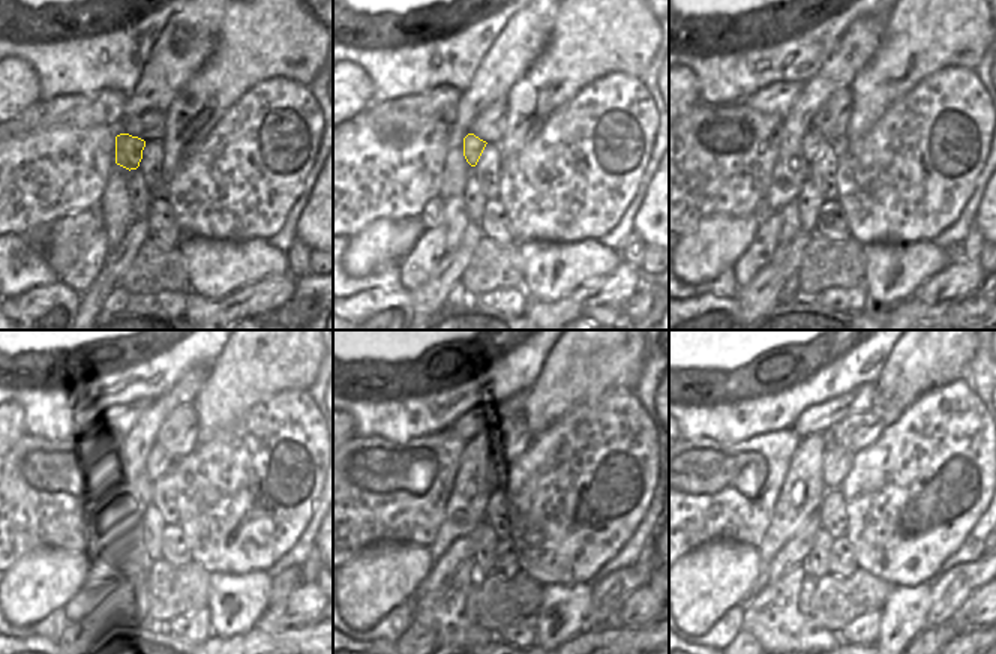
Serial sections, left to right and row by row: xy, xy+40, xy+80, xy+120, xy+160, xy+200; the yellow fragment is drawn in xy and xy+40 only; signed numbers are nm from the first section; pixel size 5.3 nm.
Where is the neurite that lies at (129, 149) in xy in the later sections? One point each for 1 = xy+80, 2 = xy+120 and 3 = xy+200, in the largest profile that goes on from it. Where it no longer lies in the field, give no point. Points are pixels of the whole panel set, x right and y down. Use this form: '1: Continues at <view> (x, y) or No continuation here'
1: Continues at xy+80 (813, 144)
2: Continues at xy+120 (152, 474)
3: Continues at xy+200 (837, 461).

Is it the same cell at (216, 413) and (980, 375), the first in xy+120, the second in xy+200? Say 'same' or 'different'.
different

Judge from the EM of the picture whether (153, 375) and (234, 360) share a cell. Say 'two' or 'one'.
two

